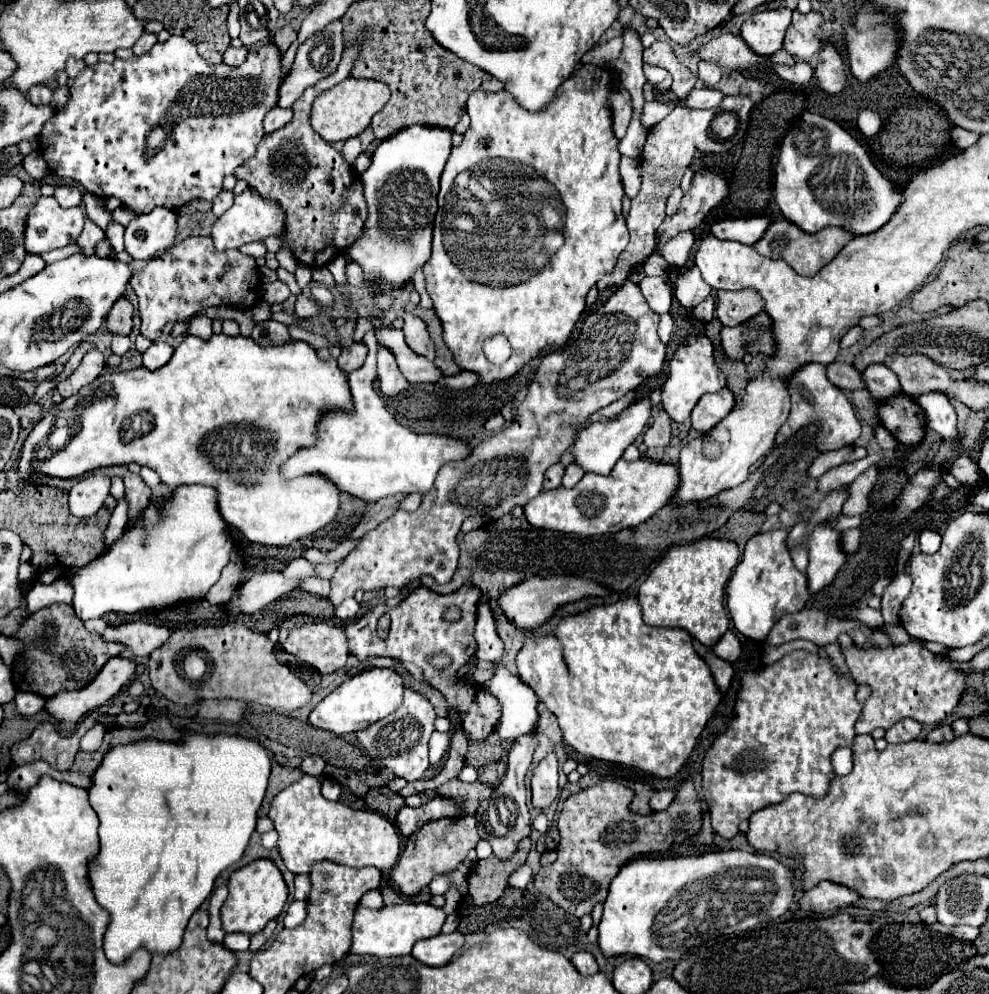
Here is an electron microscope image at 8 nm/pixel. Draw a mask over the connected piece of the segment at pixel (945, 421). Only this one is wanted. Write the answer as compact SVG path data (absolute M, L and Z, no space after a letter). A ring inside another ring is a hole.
M929 392L919 398L919 406L925 412L927 426L933 428L941 440L955 440L959 436L957 414L949 398L941 392Z

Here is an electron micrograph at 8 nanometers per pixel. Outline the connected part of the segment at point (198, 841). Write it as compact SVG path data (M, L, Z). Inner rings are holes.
M185 732L179 742L143 738L143 740L125 744L125 746L115 746L103 756L101 764L91 774L93 784L87 788L89 802L91 802L93 810L99 816L99 822L101 822L101 826L99 826L101 846L99 846L99 852L89 860L89 880L93 886L93 894L95 894L97 904L101 904L101 908L109 912L109 926L107 926L107 932L103 936L103 948L105 948L105 956L109 962L123 964L133 952L137 952L141 948L145 948L149 954L161 954L161 956L165 956L169 952L177 952L177 948L181 948L183 934L185 934L185 928L187 928L191 914L213 892L215 880L219 878L219 874L227 866L241 860L241 856L249 844L249 838L257 826L257 810L261 808L265 790L267 790L269 774L271 774L269 752L255 740L249 740L243 736L229 736L229 734Z

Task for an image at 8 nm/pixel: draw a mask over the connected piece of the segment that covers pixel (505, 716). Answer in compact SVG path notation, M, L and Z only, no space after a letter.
M493 664L493 678L483 682L481 686L497 698L497 702L501 704L501 716L499 716L499 722L497 722L497 734L503 738L503 740L517 740L521 736L531 736L537 732L537 724L539 724L539 712L537 712L537 706L539 706L539 696L533 692L533 688L529 684L525 684L523 680L519 680L519 676L513 676L503 664Z

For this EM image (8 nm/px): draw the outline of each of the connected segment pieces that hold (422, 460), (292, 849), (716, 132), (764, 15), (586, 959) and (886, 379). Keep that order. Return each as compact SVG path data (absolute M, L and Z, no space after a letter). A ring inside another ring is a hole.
M369 331L363 341L368 347L367 358L361 368L349 374L349 386L355 402L353 414L329 412L319 424L317 442L311 448L299 450L291 456L281 466L281 472L285 478L295 478L307 472L325 474L339 486L341 492L357 496L365 502L377 502L395 494L425 494L433 486L439 468L447 462L469 456L471 446L451 436L415 434L393 420L381 396L373 390L373 380L377 377L376 336Z
M303 776L295 784L281 790L275 800L271 802L269 818L275 822L275 830L279 834L277 848L287 864L287 868L293 874L309 874L313 862L317 860L331 860L337 864L345 864L351 868L363 868L363 866L375 866L381 872L391 870L399 856L399 832L397 826L385 816L373 812L373 810L353 810L343 802L325 800L321 796L321 780L315 776Z
M731 112L719 114L719 116L713 120L713 124L711 124L711 132L713 132L713 136L719 138L719 140L731 138L731 136L735 134L735 128L737 128L737 118L735 118L735 114L731 114Z
M767 8L755 12L741 26L741 36L749 44L749 48L761 56L771 56L783 46L783 36L787 26L791 24L793 10L789 8Z
M577 952L577 954L571 958L571 962L573 962L573 966L575 966L583 976L593 976L593 974L599 972L597 962L595 962L593 954L589 954L589 952Z
M873 364L863 372L863 380L871 392L873 398L877 400L887 400L889 396L897 396L901 392L897 374L887 368L885 364Z

